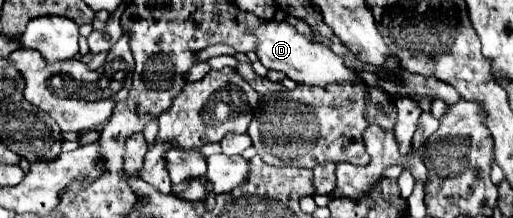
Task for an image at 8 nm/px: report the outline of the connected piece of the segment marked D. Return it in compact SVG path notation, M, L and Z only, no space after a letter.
M270 21L264 27L258 27L254 31L256 41L258 41L258 59L260 63L270 69L270 71L280 71L286 77L294 79L296 83L302 85L318 85L318 87L326 87L330 83L362 83L358 79L358 75L350 69L346 69L346 65L342 63L342 57L338 57L336 53L332 53L326 45L318 43L318 41L310 41L304 35L296 33L294 27L290 27L288 23L274 23Z

